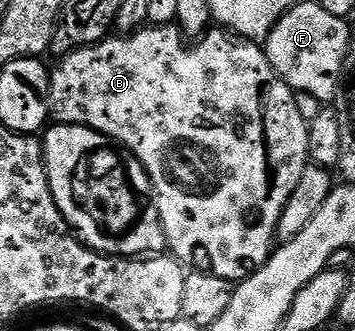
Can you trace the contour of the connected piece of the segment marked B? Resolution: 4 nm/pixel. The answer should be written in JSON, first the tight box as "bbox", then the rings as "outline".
{"bbox":[50,24,310,284],"outline":[[[174,24],[147,25],[125,36],[118,36],[122,38],[114,37],[107,36],[95,46],[85,46],[72,51],[59,61],[62,63],[58,67],[50,70],[50,112],[53,121],[63,126],[86,126],[89,130],[100,132],[107,140],[114,141],[115,138],[119,147],[126,146],[122,148],[140,160],[154,186],[154,203],[160,212],[160,224],[164,228],[169,253],[183,264],[190,264],[194,258],[193,265],[199,270],[235,284],[243,282],[244,279],[252,277],[261,266],[266,265],[275,249],[278,221],[296,184],[300,184],[300,176],[308,164],[310,128],[307,120],[300,116],[295,91],[270,67],[265,49],[259,43],[252,42],[249,38],[239,38],[232,30],[211,28],[190,44],[187,50],[185,44],[187,45],[188,39]]]}

